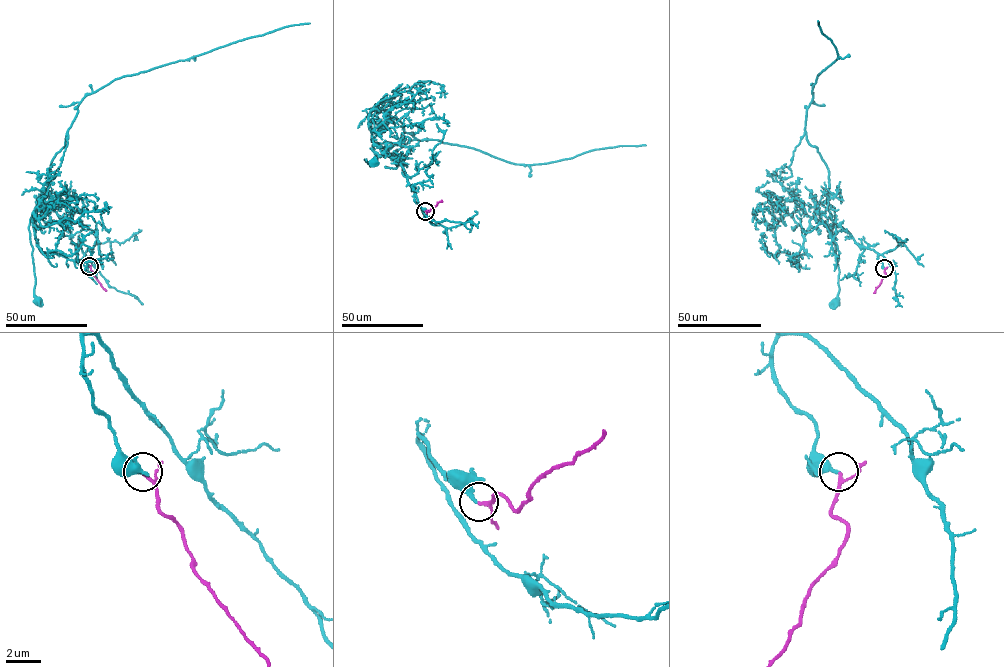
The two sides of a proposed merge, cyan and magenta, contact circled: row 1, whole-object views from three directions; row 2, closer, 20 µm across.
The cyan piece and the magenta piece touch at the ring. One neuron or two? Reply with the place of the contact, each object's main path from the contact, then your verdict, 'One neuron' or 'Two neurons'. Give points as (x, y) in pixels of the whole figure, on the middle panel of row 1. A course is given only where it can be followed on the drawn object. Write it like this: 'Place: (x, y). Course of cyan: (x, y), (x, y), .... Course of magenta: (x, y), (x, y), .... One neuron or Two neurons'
Place: (425, 211). Course of cyan: (425, 211), (396, 159), (383, 155), (374, 162), (365, 159), (370, 166), (373, 162). Course of magenta: (425, 211), (428, 212), (441, 200). One neuron

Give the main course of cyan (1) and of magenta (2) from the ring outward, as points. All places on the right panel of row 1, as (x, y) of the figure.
1: (885, 268), (877, 253), (859, 246), (835, 223), (829, 205), (834, 208), (832, 239), (839, 271), (835, 303)
2: (885, 268), (885, 275), (873, 293)

